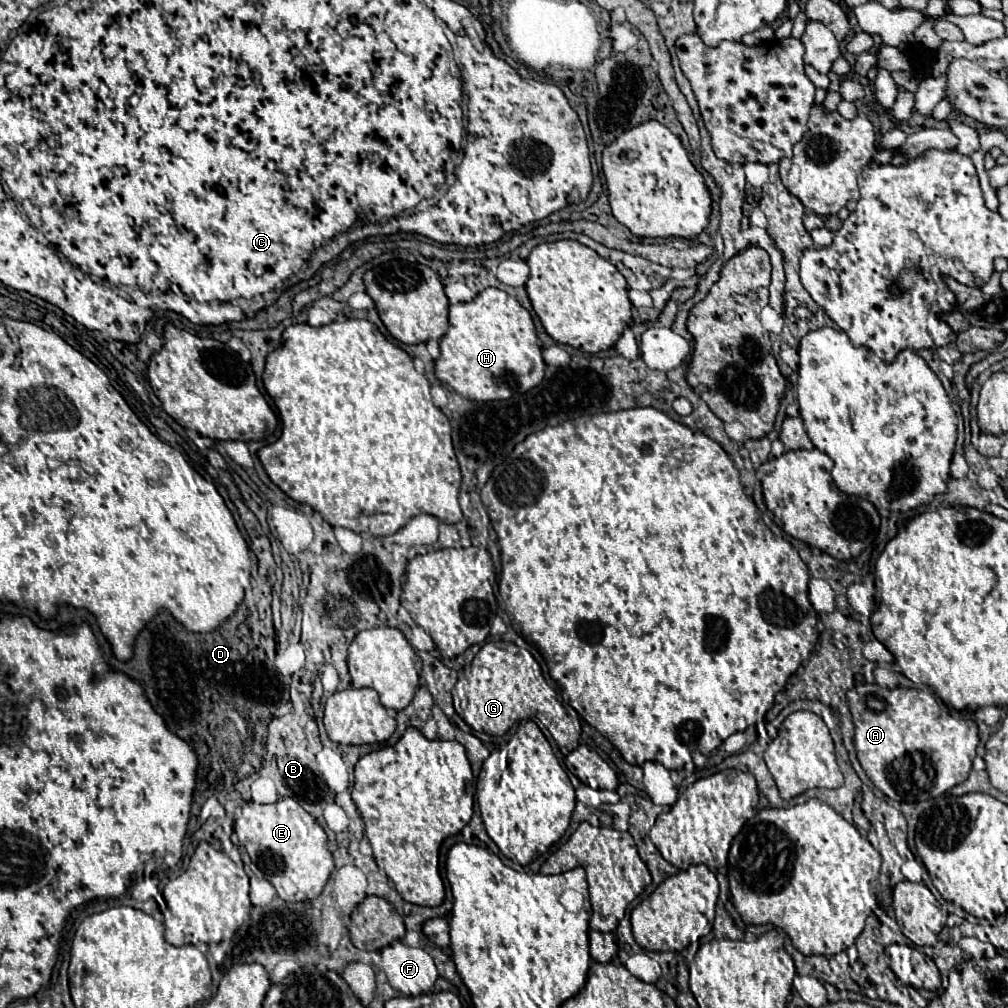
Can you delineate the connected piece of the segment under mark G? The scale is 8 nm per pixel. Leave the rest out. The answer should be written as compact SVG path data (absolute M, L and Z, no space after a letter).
M485 642L473 662L463 669L463 676L459 677L455 690L454 709L473 731L501 736L515 722L531 718L539 720L551 732L565 756L579 746L581 728L571 722L563 704L557 700L557 692L542 674L541 662L531 656L529 650L523 650L513 642Z

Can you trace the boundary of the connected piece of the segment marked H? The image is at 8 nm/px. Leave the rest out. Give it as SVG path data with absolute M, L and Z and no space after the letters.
M487 288L471 302L449 306L449 330L441 338L441 356L435 362L435 374L443 384L449 384L467 400L507 400L513 394L523 394L543 380L545 362L537 340L531 314L505 290Z

